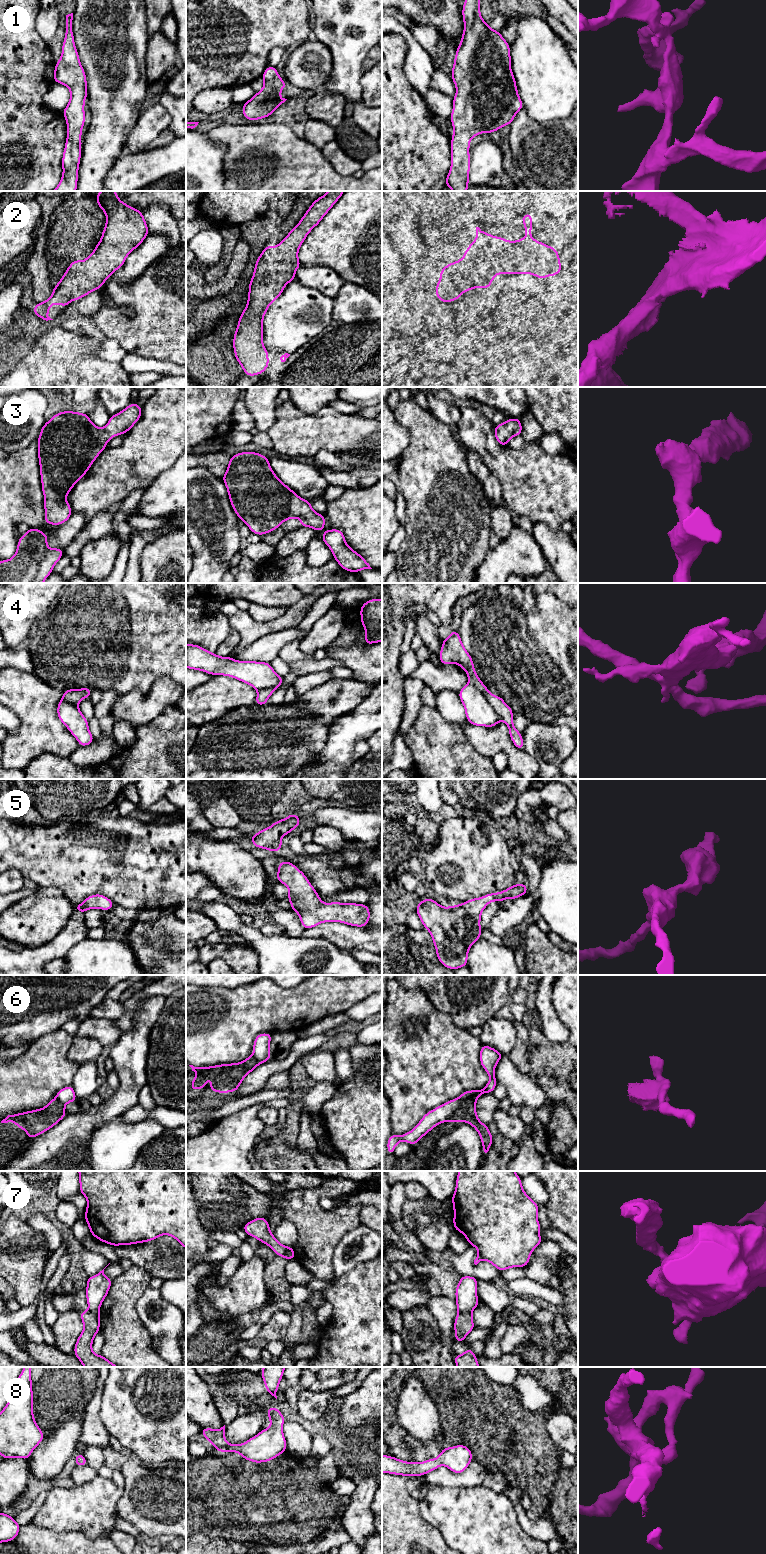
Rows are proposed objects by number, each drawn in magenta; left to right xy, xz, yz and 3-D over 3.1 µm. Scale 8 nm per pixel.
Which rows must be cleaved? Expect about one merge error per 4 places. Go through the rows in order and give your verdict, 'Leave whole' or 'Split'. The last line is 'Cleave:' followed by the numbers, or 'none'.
1: Leave whole
2: Leave whole
3: Leave whole
4: Split
5: Leave whole
6: Split
7: Split
8: Leave whole
Cleave: 4, 6, 7

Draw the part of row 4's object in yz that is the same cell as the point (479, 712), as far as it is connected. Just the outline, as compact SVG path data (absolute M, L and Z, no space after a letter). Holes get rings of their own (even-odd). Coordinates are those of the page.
M467 684L458 692L458 695L465 708L467 722L474 726L489 728L499 723L499 716L476 686Z

